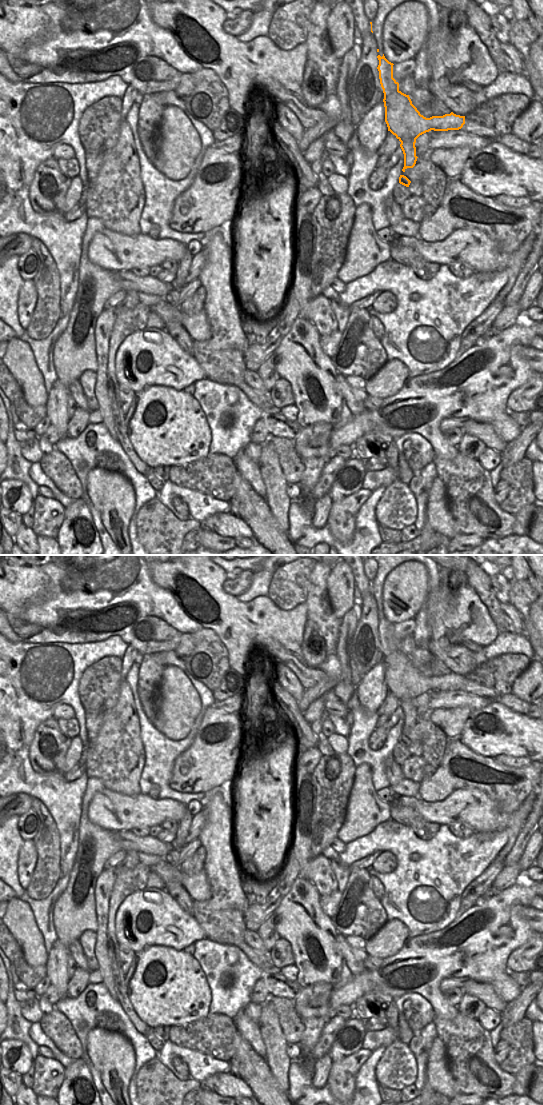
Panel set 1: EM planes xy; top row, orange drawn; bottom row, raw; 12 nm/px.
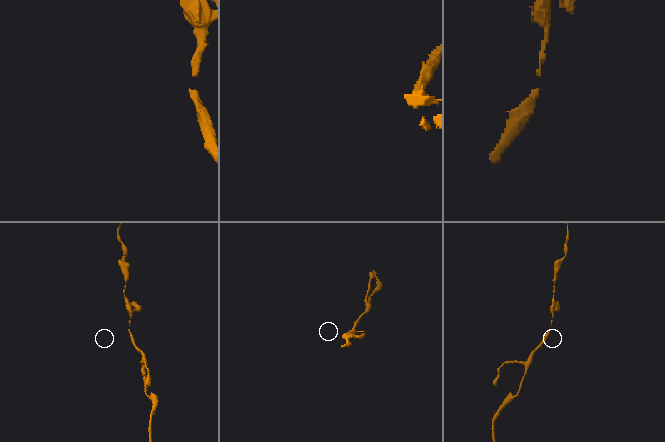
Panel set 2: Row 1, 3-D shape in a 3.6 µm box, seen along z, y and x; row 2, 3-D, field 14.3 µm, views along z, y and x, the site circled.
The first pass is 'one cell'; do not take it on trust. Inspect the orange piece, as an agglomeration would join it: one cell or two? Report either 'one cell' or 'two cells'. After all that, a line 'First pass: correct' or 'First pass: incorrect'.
two cells
First pass: incorrect

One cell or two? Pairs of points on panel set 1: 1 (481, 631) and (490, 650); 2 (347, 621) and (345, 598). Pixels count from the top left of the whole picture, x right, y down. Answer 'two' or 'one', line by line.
1: two
2: two

